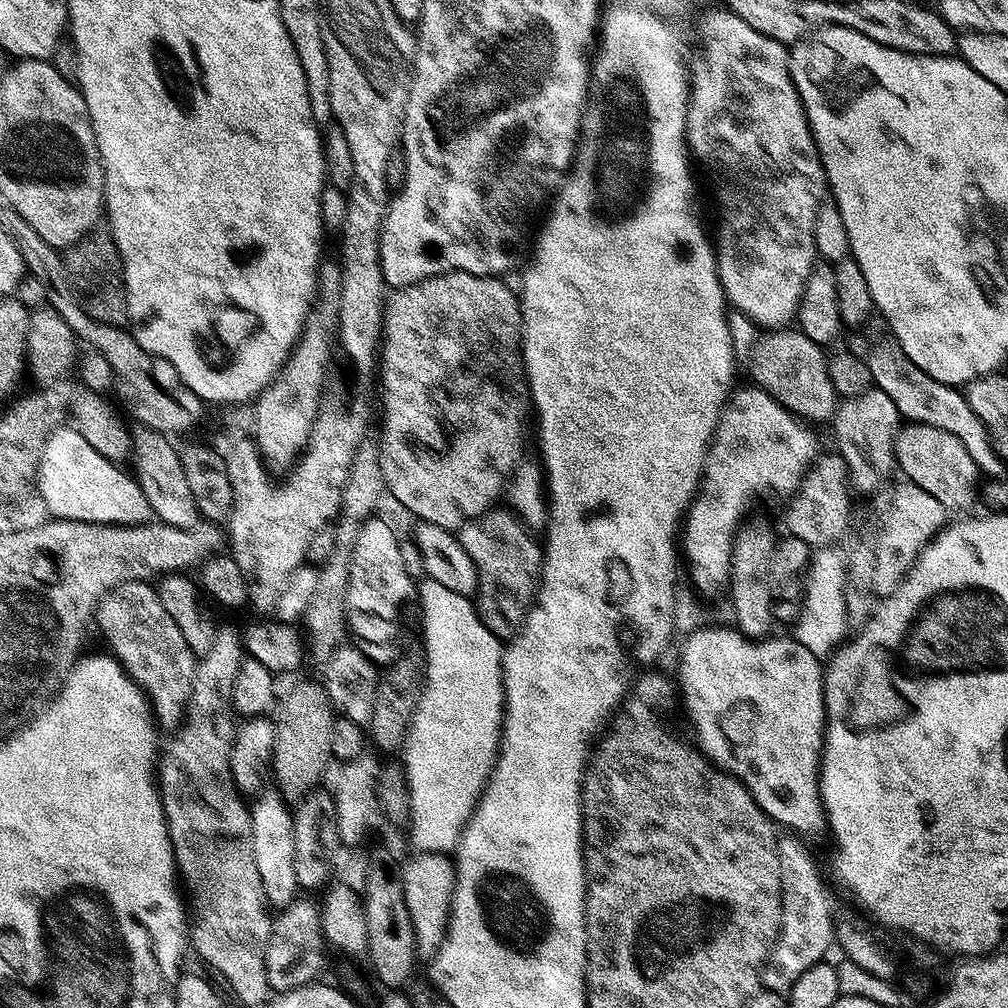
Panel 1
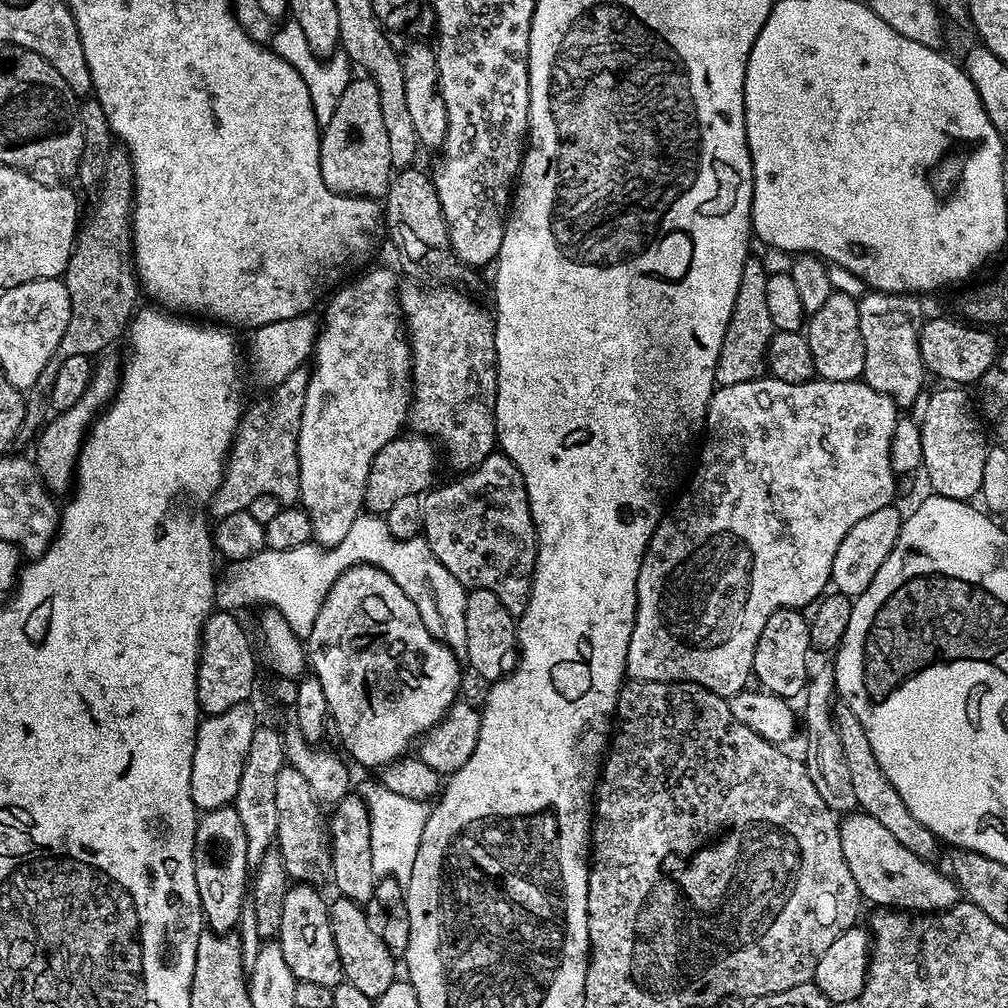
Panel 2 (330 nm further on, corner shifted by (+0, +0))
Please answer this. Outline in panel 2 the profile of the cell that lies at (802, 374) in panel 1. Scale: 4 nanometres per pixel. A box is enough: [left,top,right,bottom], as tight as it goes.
[716,258,774,388]

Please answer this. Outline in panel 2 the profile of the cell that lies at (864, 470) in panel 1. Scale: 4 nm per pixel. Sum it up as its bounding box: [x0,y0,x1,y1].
[859,291,926,405]

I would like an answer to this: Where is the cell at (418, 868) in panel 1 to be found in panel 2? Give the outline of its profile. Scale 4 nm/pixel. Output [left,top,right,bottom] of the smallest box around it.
[328,895,398,1001]

